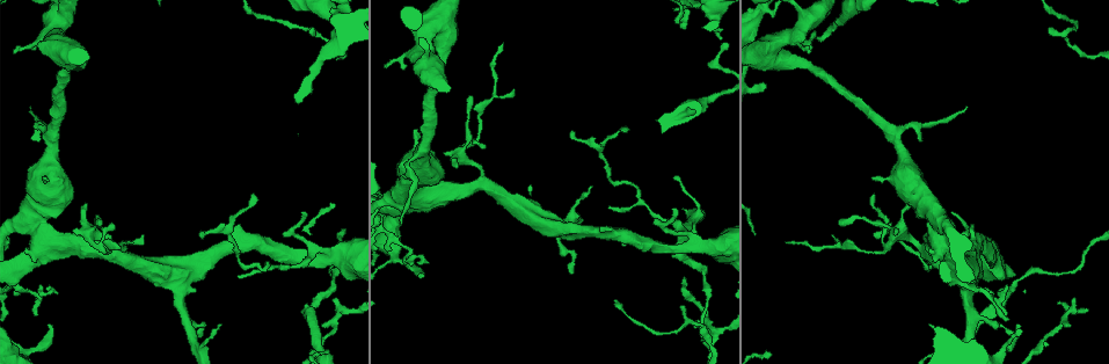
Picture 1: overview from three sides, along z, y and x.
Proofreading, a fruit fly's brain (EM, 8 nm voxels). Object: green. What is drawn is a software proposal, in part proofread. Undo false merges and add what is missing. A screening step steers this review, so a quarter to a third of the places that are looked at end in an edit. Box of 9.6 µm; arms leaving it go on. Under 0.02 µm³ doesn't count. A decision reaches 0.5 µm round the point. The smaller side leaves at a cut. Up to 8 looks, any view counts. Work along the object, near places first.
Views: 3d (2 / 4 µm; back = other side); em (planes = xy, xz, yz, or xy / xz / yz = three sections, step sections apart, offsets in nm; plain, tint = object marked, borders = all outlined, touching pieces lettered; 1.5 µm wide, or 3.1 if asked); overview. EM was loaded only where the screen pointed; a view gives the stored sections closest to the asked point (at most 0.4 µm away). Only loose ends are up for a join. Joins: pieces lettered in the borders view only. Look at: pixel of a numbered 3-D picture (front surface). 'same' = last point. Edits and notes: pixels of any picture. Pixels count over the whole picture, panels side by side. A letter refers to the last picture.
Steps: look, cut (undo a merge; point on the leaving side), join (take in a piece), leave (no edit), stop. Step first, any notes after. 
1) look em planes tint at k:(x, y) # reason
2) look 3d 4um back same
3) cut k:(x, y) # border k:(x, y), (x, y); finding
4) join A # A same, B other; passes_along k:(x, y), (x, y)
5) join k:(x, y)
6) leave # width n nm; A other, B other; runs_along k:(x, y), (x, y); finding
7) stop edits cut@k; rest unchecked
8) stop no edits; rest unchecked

look 3d 2um at 1:(420, 263) # an open end

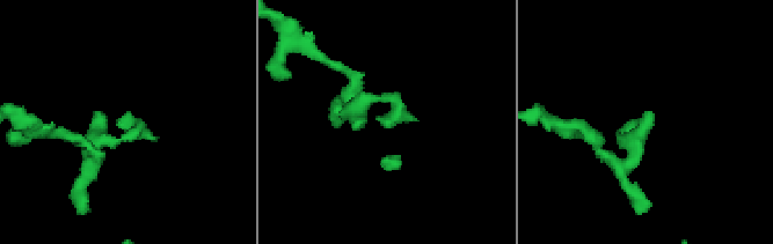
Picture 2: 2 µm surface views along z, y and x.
look em xz step 4 borders at 2:(131, 115)

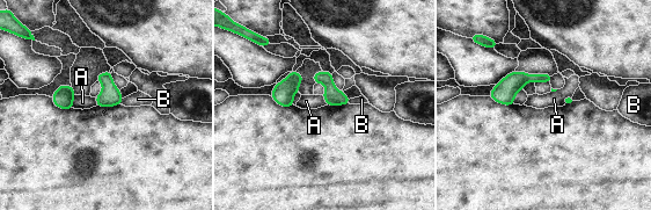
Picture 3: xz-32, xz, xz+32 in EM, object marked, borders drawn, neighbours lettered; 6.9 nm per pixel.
look em planes borders same

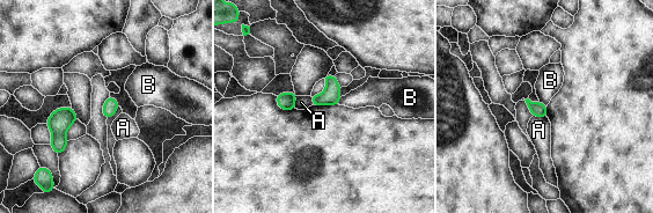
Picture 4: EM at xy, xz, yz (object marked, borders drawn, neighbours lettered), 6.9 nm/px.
leave # longest_contact A 110 nm; A other, B other; no lettered piece goes on from it

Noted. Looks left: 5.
look em planes plain at 1:(420, 51) # abrupt turn

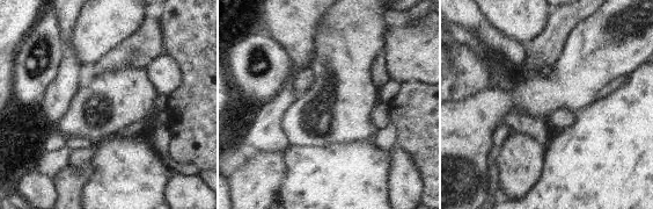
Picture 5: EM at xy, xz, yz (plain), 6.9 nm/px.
look em planes borders same # see the neighbours

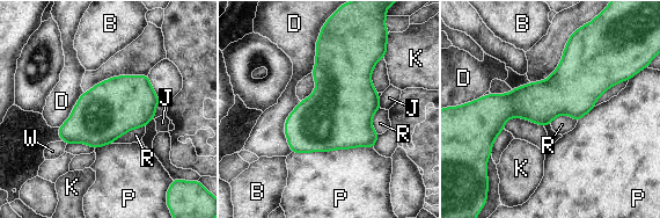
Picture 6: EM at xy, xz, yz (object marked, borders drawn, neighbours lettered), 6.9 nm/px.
leave # longest_contact P 550 nm; B other, D other, J other, K other, P other, R other, W other; border 6:(373, 146), (292, 152); continuous, no second neuron

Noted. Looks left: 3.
look em yz step 8 tint at 1:(952, 212) # free end

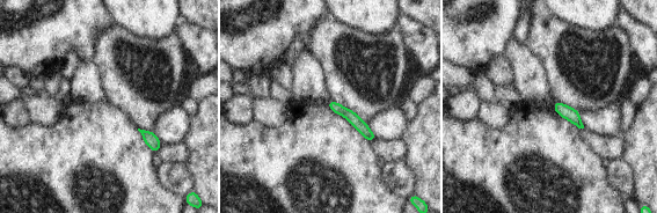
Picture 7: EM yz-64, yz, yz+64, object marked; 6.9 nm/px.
look em planes borders same

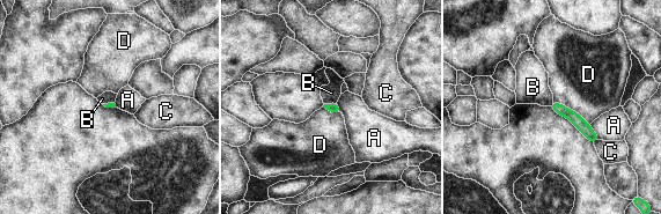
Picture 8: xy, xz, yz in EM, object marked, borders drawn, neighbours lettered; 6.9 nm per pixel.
leave # A other, B other, C other, D other; none of them fits

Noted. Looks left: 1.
stop no edits; rest unchecked

